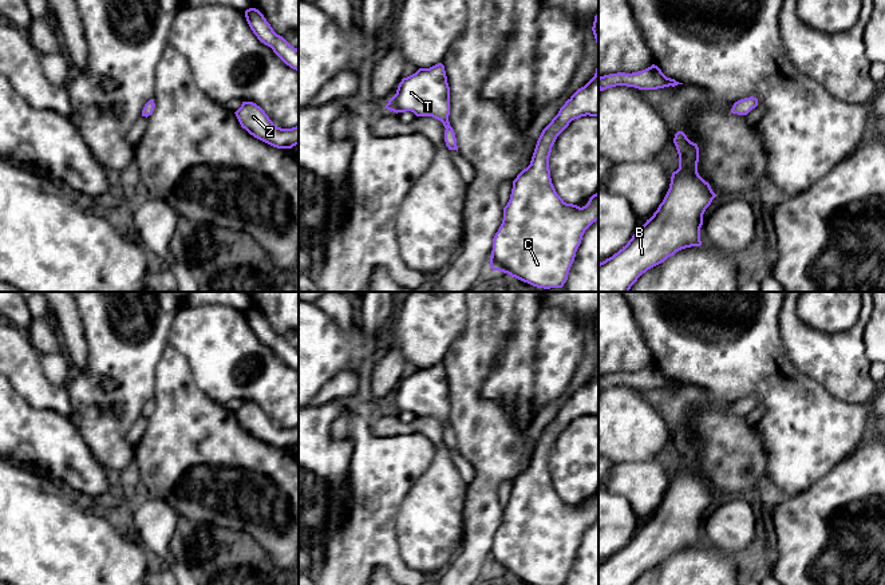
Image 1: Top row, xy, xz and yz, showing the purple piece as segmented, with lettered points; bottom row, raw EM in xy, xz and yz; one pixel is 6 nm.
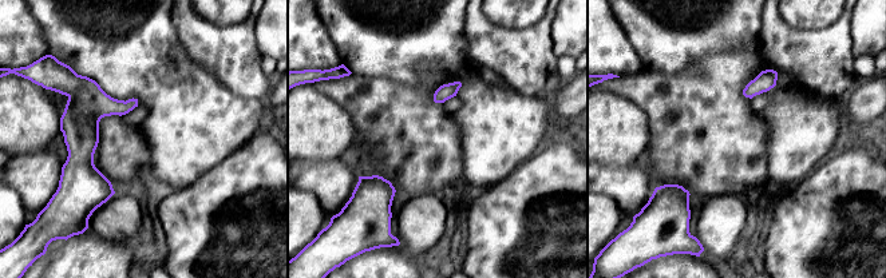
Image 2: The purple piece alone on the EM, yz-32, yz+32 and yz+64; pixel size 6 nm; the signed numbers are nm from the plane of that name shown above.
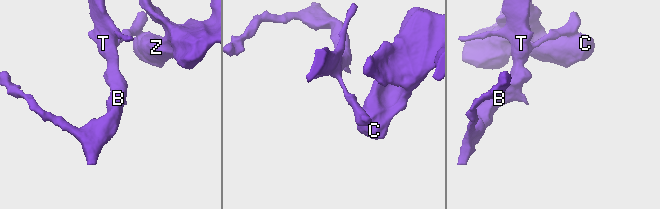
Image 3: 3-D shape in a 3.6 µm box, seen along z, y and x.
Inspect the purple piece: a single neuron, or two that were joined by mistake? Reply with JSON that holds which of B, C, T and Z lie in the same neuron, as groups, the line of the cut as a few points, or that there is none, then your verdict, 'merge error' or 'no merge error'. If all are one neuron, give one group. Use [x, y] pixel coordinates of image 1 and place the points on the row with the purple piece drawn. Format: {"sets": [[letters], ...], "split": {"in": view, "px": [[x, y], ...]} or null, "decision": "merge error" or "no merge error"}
{"sets": [["B", "T"], ["C", "Z"]], "split": {"in": "yz", "px": [[733, 106], [746, 106], [749, 110]]}, "decision": "merge error"}

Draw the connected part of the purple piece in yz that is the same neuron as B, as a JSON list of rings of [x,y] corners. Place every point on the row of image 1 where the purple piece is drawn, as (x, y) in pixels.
[[[683,131],[673,138],[679,169],[653,216],[625,246],[598,264],[598,292],[629,292],[648,269],[676,252],[700,246],[703,214],[716,194],[698,173],[699,147]]]

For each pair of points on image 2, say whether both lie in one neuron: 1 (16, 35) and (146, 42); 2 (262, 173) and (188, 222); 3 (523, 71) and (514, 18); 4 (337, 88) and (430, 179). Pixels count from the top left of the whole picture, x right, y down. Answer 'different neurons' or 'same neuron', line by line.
1: different neurons
2: same neuron
3: different neurons
4: same neuron

